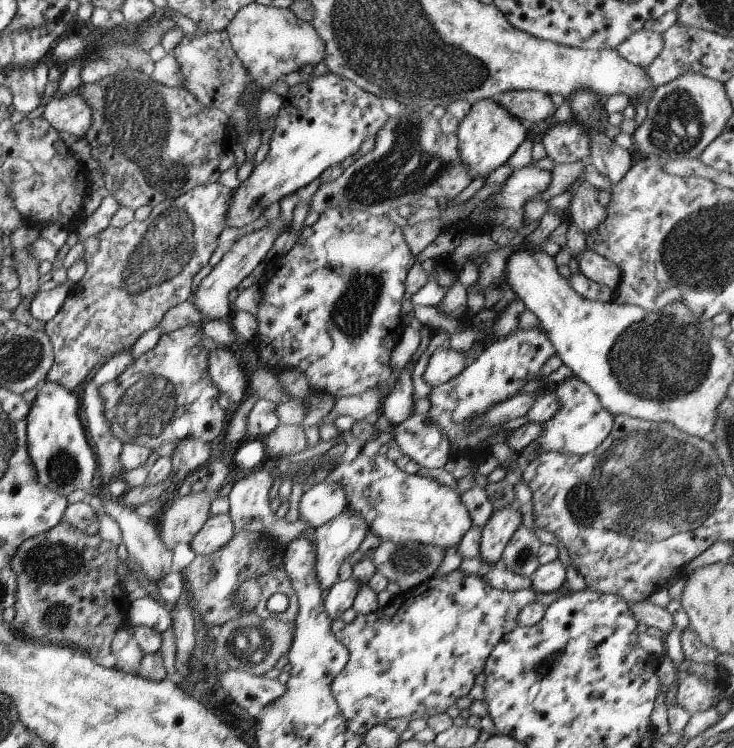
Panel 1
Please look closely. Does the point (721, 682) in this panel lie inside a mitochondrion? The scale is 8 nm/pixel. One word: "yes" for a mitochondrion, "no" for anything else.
no

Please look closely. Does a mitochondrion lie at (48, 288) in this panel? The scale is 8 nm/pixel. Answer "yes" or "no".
no

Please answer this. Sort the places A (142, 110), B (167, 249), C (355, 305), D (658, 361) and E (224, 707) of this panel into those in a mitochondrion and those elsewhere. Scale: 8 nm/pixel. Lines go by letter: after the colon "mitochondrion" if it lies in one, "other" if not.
A: mitochondrion
B: mitochondrion
C: mitochondrion
D: mitochondrion
E: other

